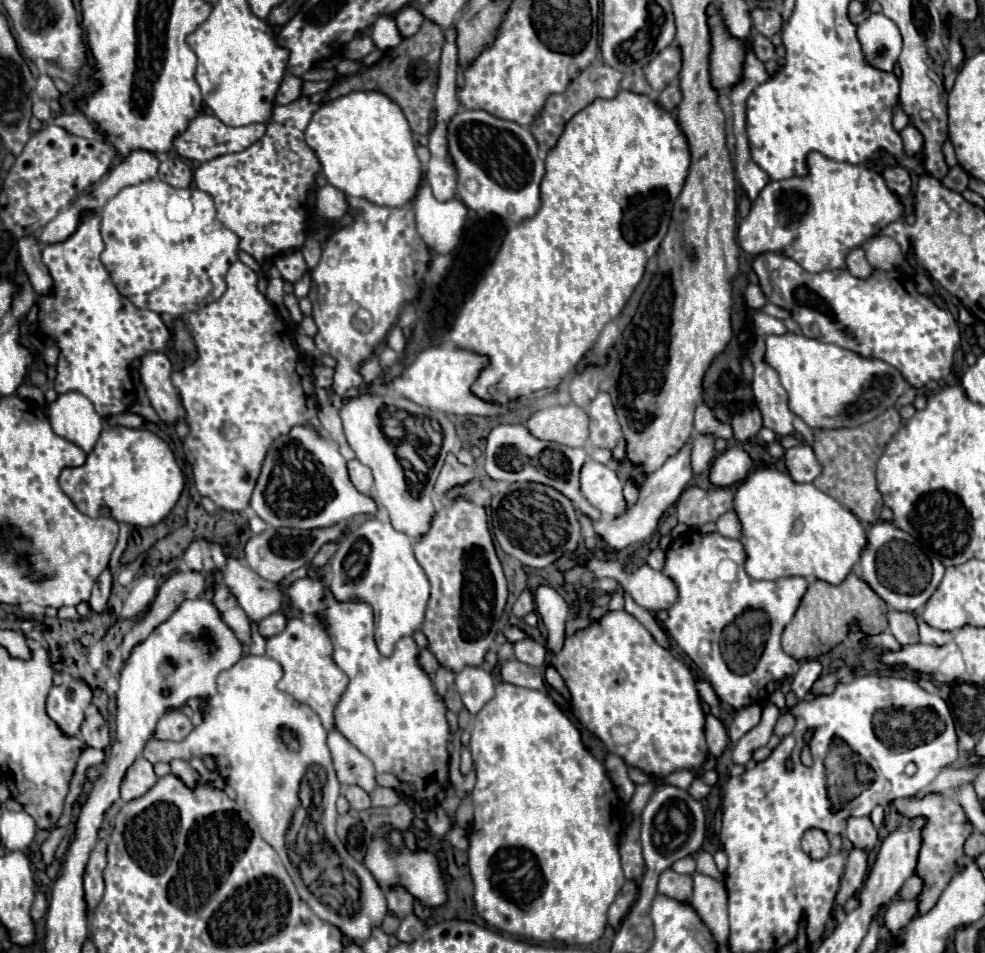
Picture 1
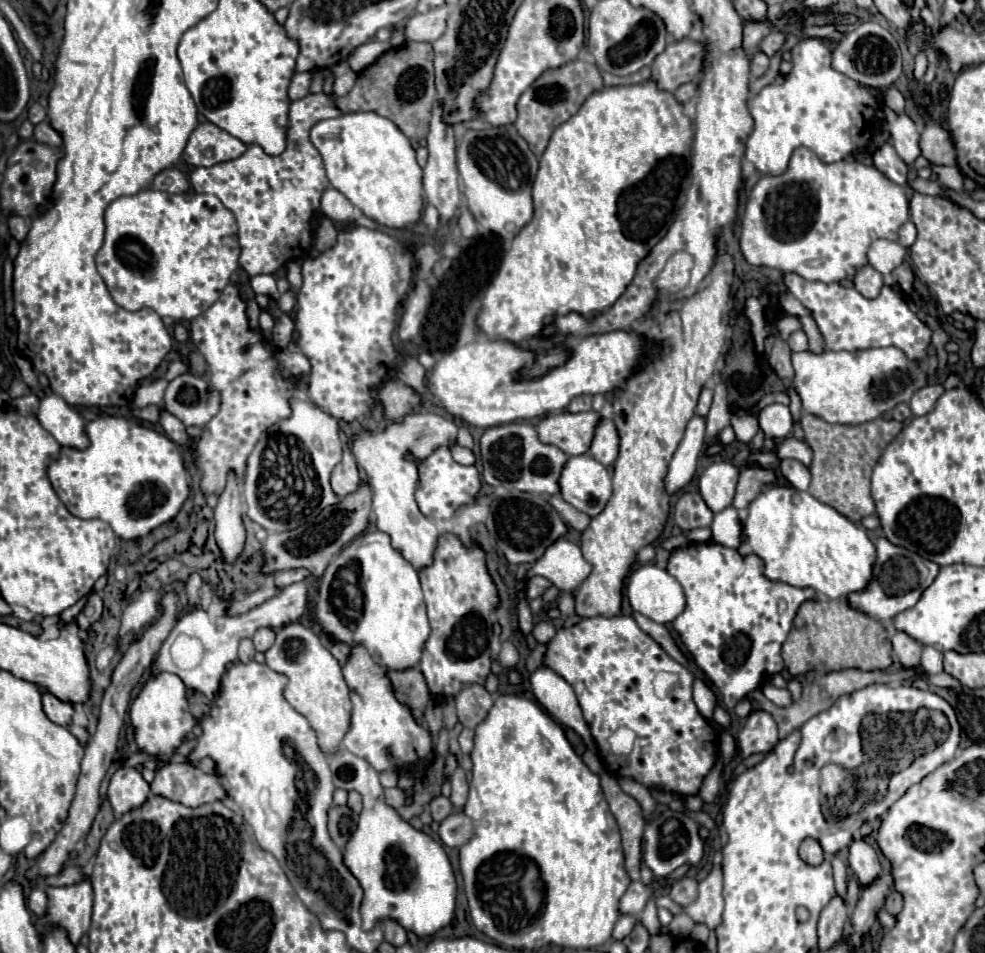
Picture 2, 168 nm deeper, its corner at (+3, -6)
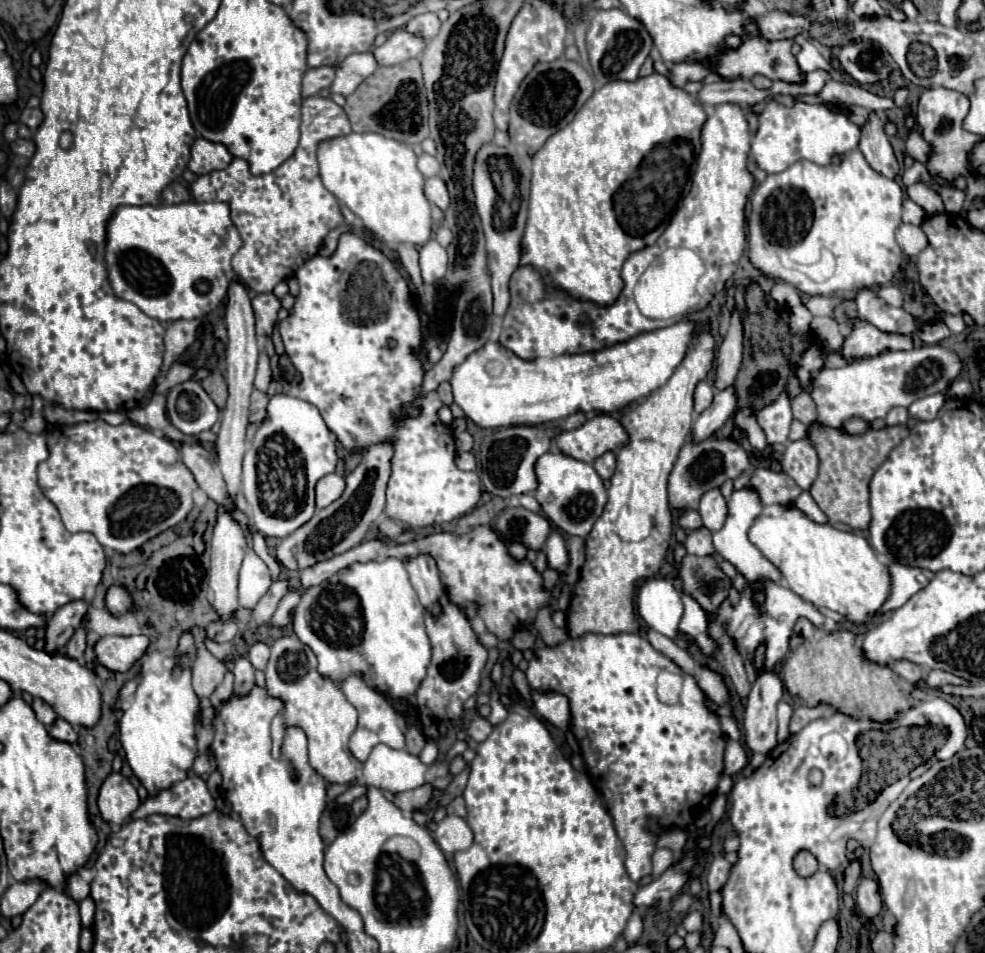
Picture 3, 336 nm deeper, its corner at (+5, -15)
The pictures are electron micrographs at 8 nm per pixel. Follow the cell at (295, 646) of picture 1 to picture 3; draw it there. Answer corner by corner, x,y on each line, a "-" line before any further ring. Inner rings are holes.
286,635
274,641
272,655
266,667
266,691
284,703
284,711
272,721
274,757
280,757
286,727
300,727
308,737
308,761
310,767
324,777
326,783
352,783
362,763
350,753
348,739
356,729
356,711
344,697
338,683
322,679
316,671
316,655
304,643
298,643
294,635

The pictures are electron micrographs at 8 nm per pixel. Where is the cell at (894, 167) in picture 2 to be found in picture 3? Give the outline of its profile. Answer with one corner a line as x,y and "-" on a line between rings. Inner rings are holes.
870,113
868,121
862,125
862,135
858,149
864,153
870,167
890,179
898,175
898,161
894,157
892,145
888,141
888,135
884,131
884,119
880,113

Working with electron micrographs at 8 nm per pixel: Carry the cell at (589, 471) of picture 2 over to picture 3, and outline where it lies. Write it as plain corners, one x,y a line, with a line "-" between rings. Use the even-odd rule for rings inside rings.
548,451
538,457
534,465
538,487
534,491
542,513
564,533
586,539
596,519
606,505
606,487
590,463
564,455
562,451

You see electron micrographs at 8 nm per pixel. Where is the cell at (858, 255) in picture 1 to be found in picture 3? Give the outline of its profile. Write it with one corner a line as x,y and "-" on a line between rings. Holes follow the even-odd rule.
862,289
856,293
856,305
860,319
878,327
884,333
912,335
916,331
914,319
902,307
892,307
880,299
872,289

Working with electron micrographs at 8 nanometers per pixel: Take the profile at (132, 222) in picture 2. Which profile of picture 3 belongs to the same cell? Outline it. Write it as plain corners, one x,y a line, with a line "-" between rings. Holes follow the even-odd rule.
186,201
180,205
118,207
108,223
106,265
120,299
138,305
162,323
196,319
214,311
234,277
230,259
242,239
226,203

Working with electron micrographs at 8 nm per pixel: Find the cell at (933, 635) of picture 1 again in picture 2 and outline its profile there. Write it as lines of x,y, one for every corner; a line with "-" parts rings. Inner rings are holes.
924,646
922,648
922,660
920,660
922,670
930,672
930,674
938,674
942,672
942,652
932,648
932,646

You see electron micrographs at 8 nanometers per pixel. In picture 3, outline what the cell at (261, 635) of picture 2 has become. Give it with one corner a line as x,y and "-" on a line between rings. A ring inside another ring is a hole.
254,643
250,647
250,663
252,663
254,669
264,671
266,663
268,663
268,657
270,657
270,647
266,643

